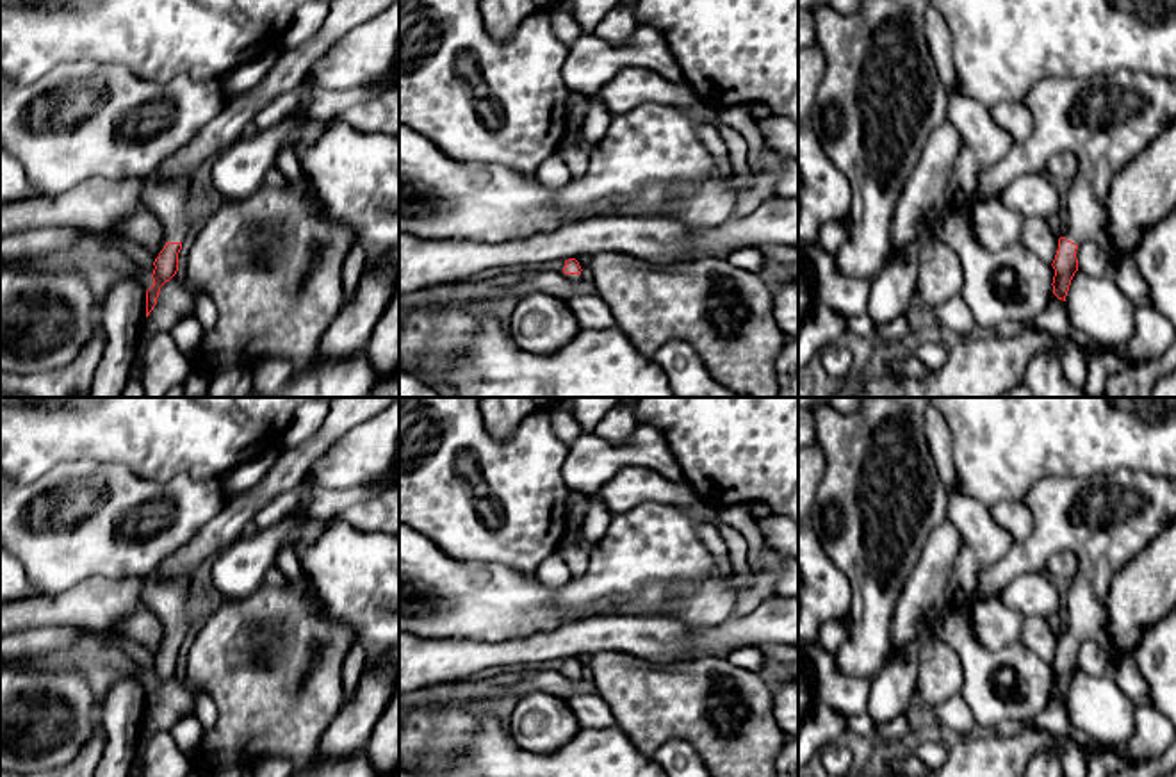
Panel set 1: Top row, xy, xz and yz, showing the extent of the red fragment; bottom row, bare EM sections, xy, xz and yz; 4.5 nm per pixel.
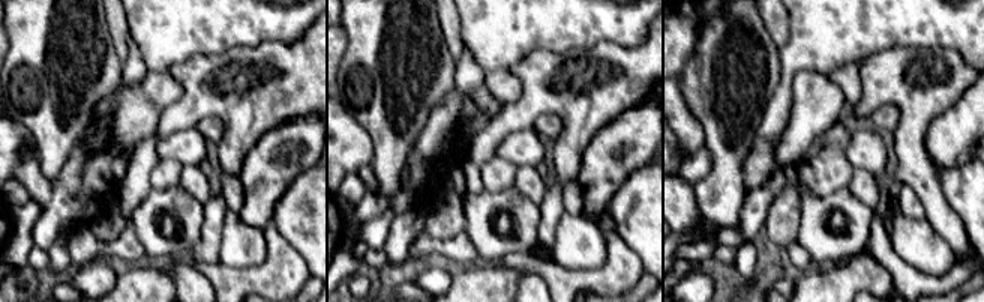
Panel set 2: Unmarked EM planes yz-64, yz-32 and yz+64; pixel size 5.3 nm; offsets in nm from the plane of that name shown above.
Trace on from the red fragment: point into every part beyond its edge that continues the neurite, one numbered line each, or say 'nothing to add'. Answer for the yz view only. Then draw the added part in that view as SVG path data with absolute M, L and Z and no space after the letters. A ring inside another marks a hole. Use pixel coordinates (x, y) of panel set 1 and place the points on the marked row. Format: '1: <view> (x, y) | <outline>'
1: yz (1107, 122) | M1128 70L1110 77L1046 78L1023 103L1033 121L1032 134L982 173L969 205L962 209L971 237L976 203L1000 198L1014 178L1044 171L1053 155L1071 151L1078 171L1069 182L1069 230L1064 237L1074 244L1098 242L1123 294L1133 305L1151 305L1133 258L1121 257L1112 246L1107 200L1115 175L1174 121L1176 78Z

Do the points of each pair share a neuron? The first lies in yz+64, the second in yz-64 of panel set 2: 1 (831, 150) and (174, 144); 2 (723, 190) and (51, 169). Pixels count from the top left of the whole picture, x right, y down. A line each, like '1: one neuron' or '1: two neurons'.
1: two neurons
2: one neuron

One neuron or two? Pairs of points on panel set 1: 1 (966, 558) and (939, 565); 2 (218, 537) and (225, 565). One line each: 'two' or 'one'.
1: two
2: two

